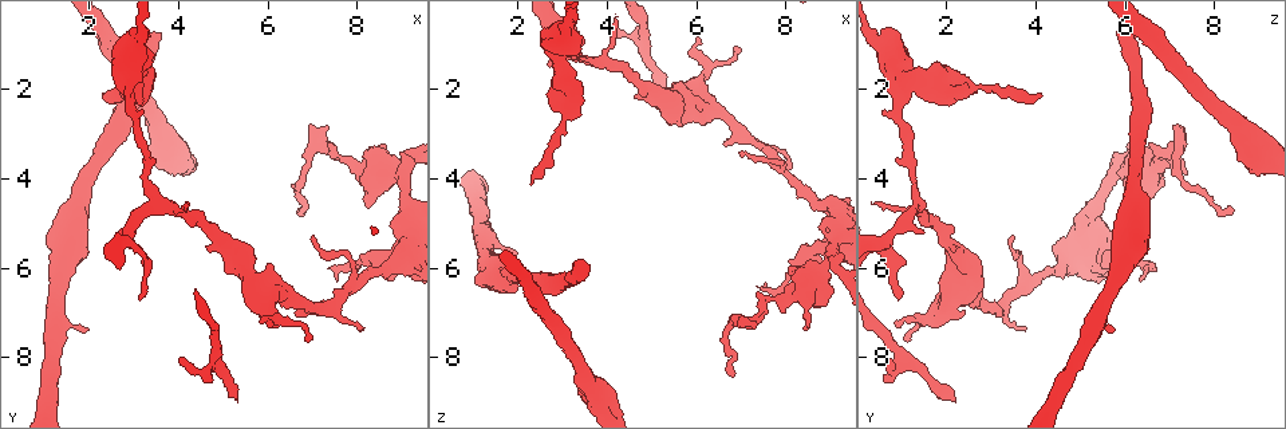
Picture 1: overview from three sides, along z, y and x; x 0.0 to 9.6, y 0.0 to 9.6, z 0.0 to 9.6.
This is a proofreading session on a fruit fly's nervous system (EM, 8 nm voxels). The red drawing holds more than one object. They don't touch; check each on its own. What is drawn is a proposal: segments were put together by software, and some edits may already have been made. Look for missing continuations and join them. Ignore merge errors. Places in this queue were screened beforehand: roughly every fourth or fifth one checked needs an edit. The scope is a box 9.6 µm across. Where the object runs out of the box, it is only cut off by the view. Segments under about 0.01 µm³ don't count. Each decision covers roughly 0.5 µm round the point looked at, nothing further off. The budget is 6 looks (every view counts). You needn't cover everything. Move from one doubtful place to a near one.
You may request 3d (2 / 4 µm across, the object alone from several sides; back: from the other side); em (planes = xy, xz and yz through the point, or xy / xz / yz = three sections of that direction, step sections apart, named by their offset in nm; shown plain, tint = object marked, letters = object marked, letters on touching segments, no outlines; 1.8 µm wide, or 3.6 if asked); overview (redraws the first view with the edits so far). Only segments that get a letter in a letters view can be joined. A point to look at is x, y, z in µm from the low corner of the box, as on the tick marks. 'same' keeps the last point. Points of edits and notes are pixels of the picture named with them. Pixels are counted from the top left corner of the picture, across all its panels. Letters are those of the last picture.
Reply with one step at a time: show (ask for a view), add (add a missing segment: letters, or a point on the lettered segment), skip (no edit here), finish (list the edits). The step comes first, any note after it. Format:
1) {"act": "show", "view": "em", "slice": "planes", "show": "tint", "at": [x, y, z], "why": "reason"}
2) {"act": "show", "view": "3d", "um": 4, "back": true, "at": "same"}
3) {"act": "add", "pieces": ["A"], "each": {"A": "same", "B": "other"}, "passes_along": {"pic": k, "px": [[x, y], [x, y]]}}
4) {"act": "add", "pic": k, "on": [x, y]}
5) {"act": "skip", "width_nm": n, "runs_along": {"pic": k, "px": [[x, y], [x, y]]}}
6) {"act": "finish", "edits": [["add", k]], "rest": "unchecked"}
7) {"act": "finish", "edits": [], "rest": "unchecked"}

{"act": "show", "view": "3d", "um": 4, "at": [7.50, 6.70, 3.25]}

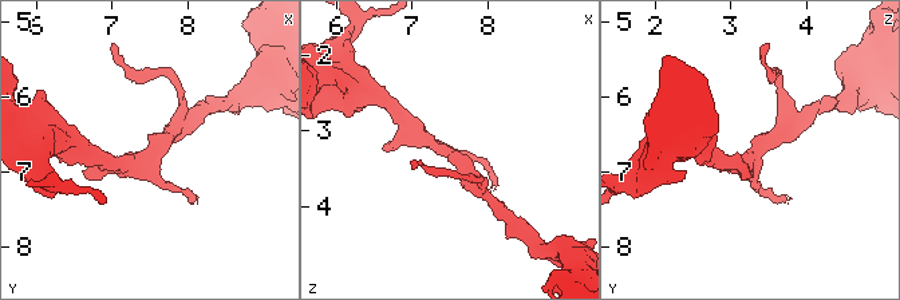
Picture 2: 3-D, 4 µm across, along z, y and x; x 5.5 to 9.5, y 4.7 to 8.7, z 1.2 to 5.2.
{"act": "show", "view": "em", "slice": "planes", "show": "letters", "at": [7.50, 6.75, 3.25], "why": "now the EM"}

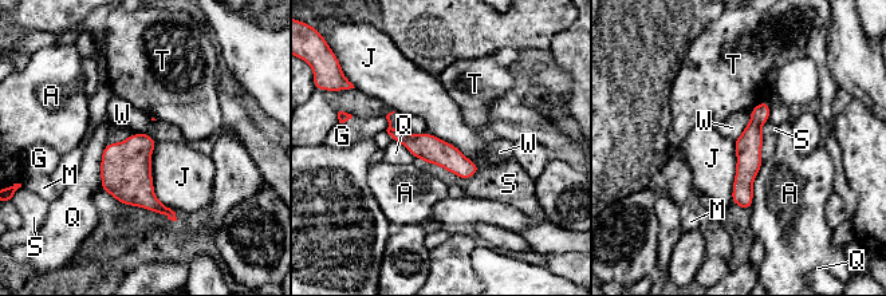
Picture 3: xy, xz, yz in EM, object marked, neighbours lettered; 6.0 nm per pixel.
{"act": "skip", "longest_contact_nm": ["J", 440], "each": {"A": "other", "G": "other", "J": "other", "M": "other", "Q": "other", "S": "other", "T": "other", "W": "other"}, "border": {"pic": 3, "px": [[156, 142], [153, 193], [176, 212]]}, "found": "none of them fits"}

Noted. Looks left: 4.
{"act": "show", "view": "3d", "um": 4, "at": [5.30, 8.95, 2.20], "why": "tapers out"}

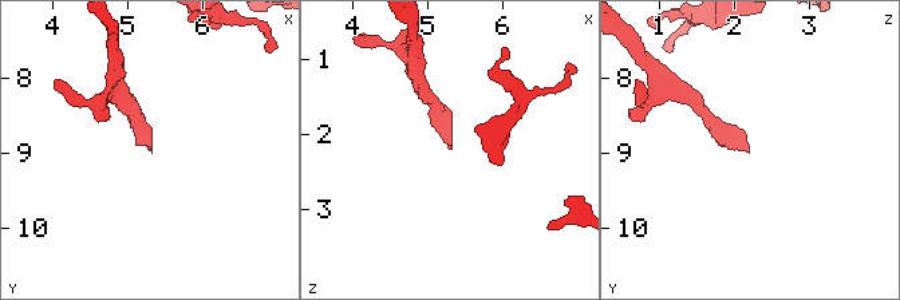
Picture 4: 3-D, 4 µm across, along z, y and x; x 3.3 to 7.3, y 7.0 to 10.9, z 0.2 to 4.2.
{"act": "show", "view": "em", "slice": "planes", "show": "letters", "at": [5.30, 8.95, 2.15]}

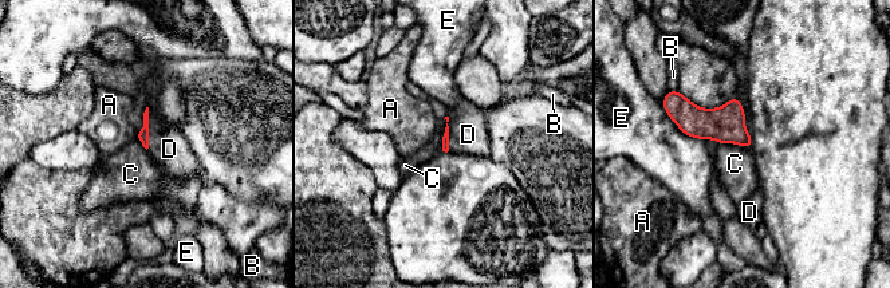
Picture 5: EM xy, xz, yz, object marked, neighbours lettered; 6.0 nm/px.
{"act": "add", "pieces": ["D"], "longest_contact_nm": ["E", 340], "each": {"A": "other", "B": "other", "C": "other", "D": "same", "E": "other"}, "found": "the cell continues"}

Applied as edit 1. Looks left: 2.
{"act": "show", "view": "em", "slice": "planes", "show": "plain", "at": [3.15, 6.70, 0.95], "why": "thin end"}

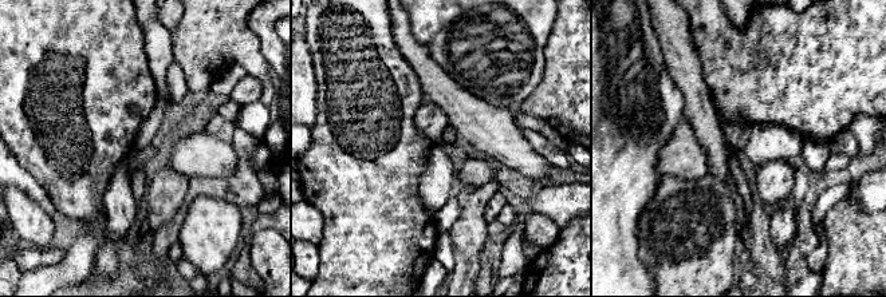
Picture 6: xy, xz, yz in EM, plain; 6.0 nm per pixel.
{"act": "show", "view": "em", "slice": "planes", "show": "letters", "at": "same", "why": "see the neighbours"}

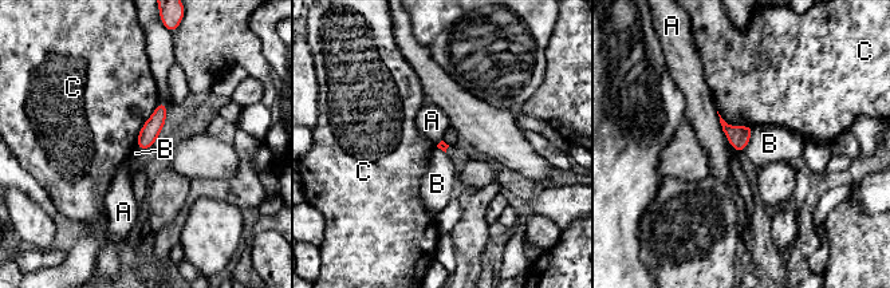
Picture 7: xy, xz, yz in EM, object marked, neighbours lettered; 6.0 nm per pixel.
{"act": "skip", "longest_contact_nm": ["C", 300], "each": {"A": "other", "B": "other", "C": "other"}, "border": {"pic": 7, "px": [[753, 127], [749, 141], [743, 150]]}, "found": "none of them fits"}

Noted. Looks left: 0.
{"act": "finish", "edits": [["add", 5]], "rest": "unchecked"}

